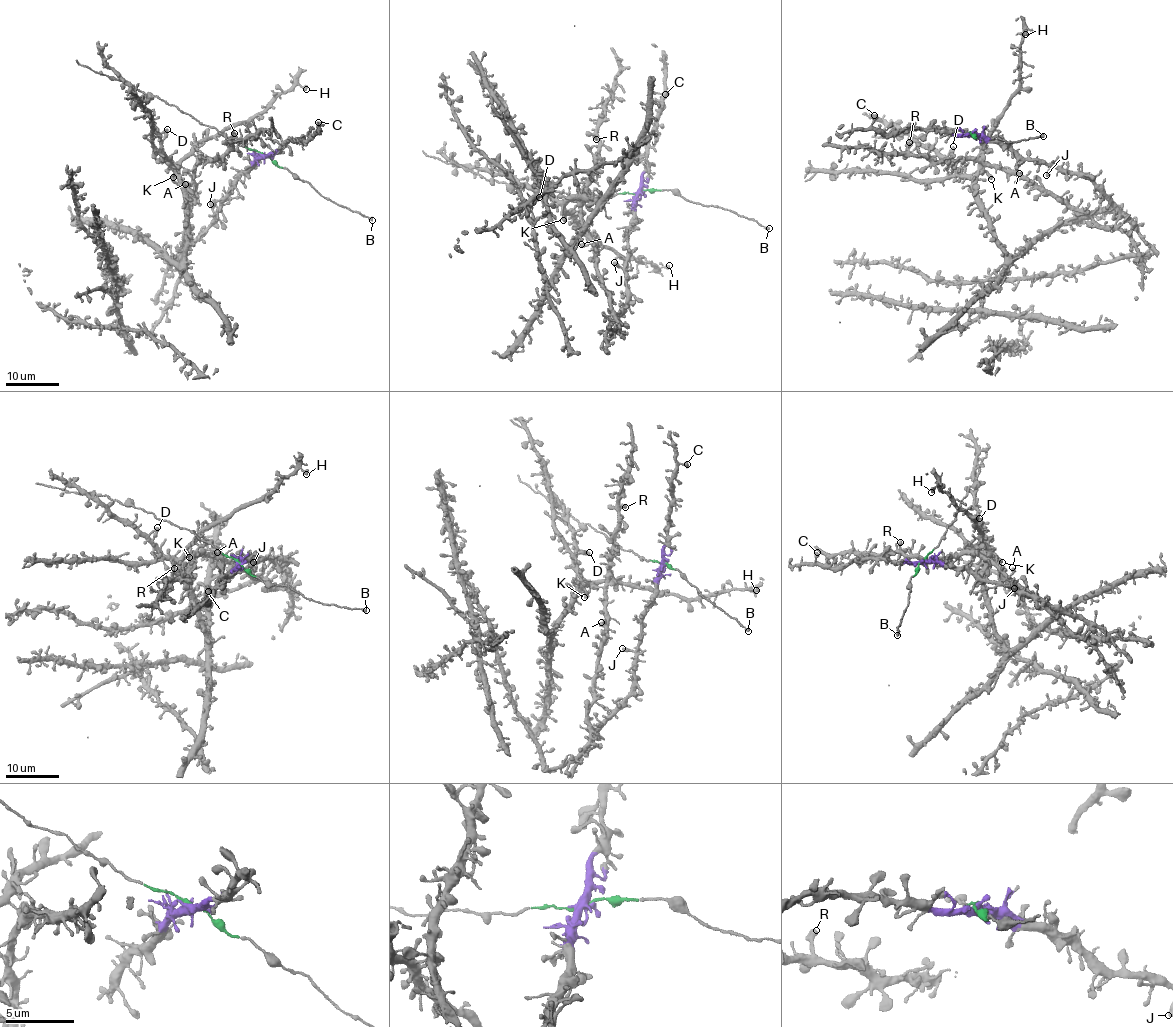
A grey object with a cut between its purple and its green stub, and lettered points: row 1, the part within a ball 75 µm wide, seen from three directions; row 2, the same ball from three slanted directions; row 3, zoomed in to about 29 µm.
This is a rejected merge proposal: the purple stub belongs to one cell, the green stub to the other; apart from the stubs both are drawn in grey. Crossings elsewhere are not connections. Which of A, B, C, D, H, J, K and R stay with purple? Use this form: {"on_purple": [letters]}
{"on_purple": ["A", "C", "J", "R"]}

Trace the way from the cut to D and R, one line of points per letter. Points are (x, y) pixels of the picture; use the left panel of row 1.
D: (265, 155), (237, 145), (176, 106), (146, 95), (123, 81), (147, 110), (160, 134), (168, 128)
R: (265, 155), (234, 183), (211, 221), (181, 252), (178, 267), (197, 165), (203, 157), (228, 151), (235, 132)

